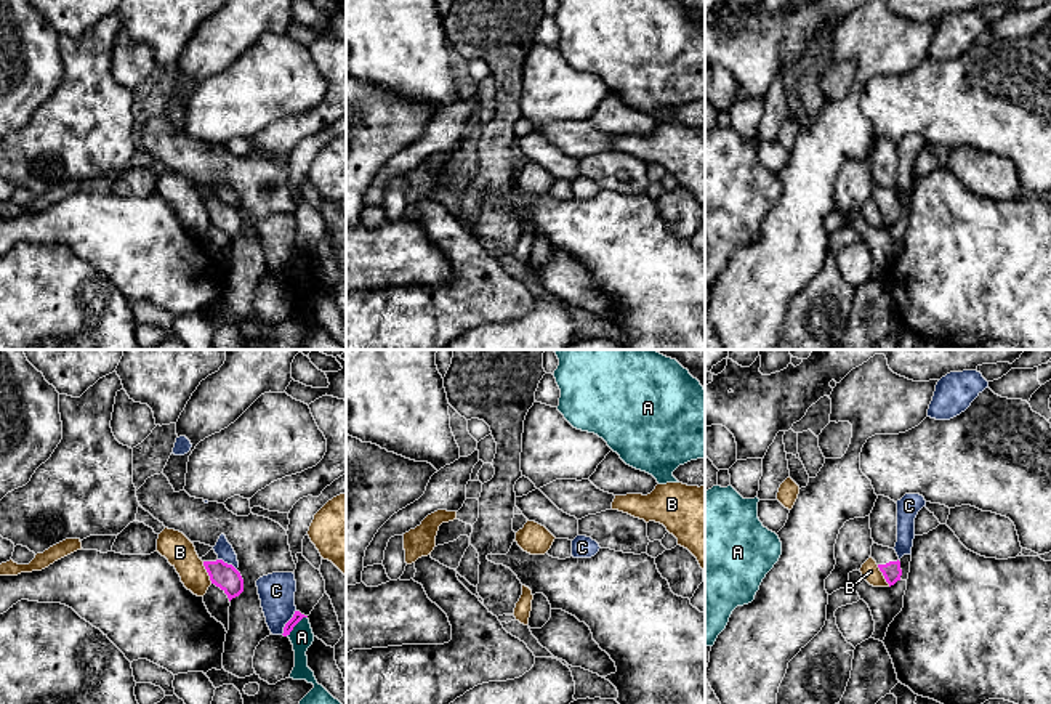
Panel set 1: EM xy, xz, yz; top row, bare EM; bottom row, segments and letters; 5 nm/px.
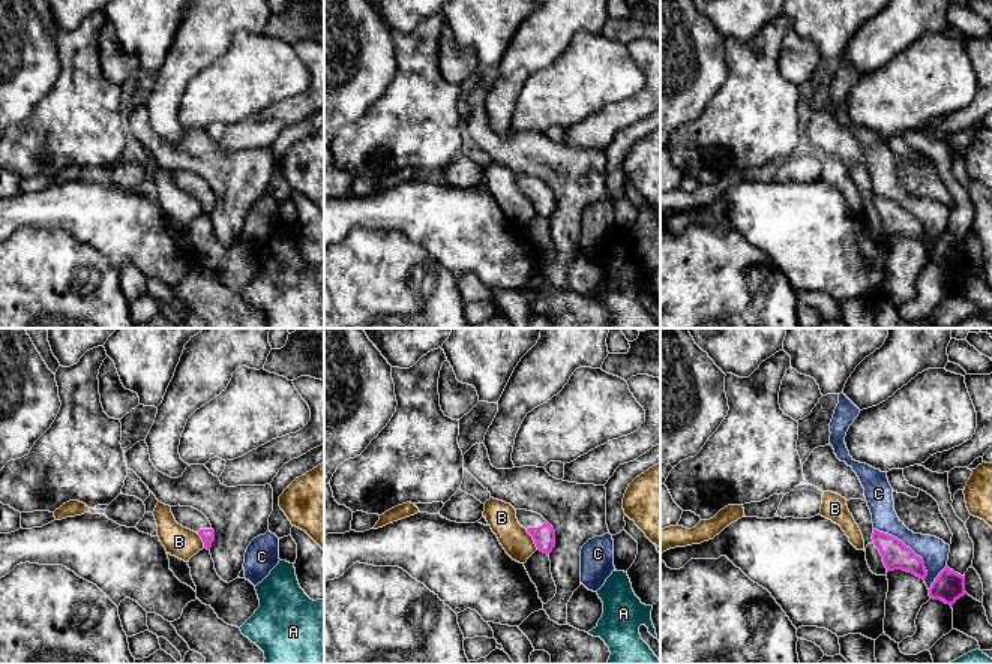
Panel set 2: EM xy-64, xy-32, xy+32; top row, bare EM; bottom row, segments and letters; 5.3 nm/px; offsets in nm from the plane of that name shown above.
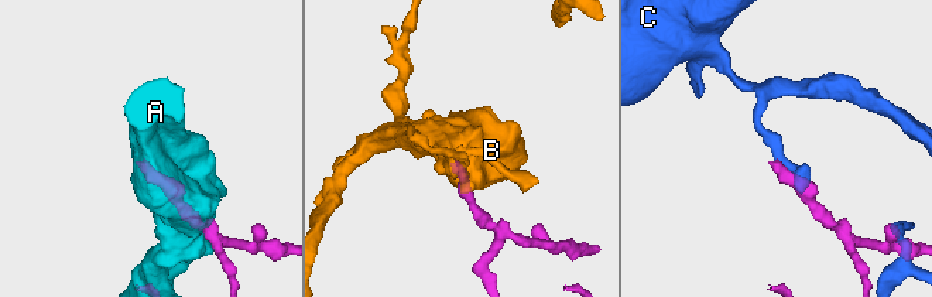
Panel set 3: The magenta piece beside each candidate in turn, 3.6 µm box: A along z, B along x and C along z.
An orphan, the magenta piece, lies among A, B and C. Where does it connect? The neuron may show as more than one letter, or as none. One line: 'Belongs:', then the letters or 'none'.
Belongs: none

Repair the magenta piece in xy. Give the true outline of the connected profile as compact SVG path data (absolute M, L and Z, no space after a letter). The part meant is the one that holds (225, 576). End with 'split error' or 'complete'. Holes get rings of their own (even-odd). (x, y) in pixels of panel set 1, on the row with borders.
M213 548L200 560L203 561L211 584L219 587L228 595L229 601L244 592L240 573L232 564L219 560Z; split error

